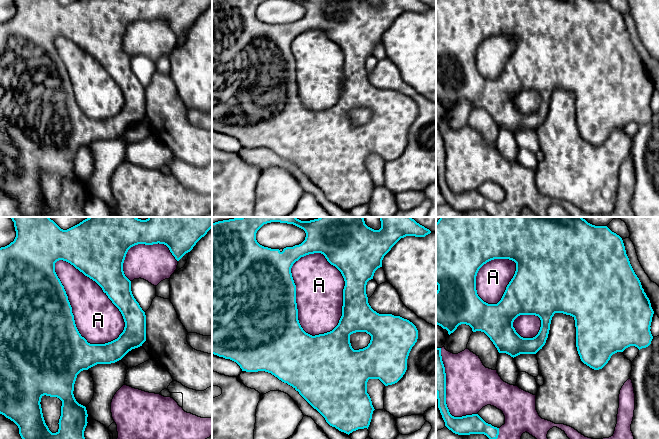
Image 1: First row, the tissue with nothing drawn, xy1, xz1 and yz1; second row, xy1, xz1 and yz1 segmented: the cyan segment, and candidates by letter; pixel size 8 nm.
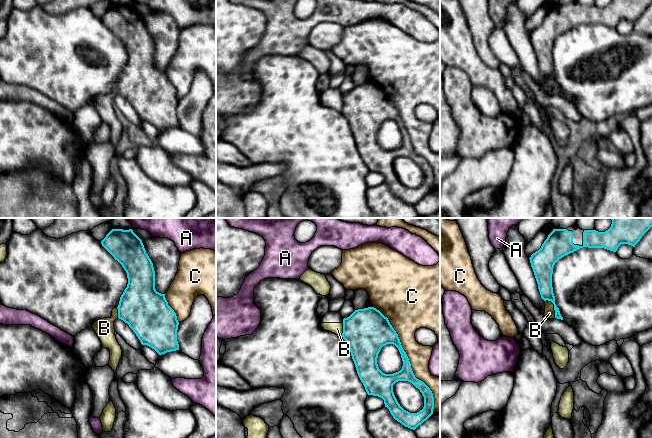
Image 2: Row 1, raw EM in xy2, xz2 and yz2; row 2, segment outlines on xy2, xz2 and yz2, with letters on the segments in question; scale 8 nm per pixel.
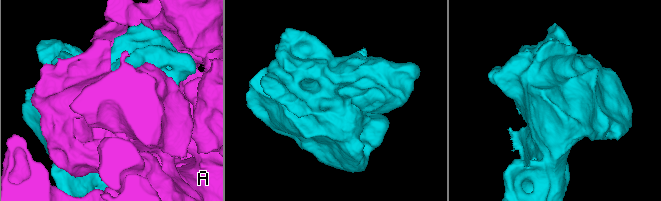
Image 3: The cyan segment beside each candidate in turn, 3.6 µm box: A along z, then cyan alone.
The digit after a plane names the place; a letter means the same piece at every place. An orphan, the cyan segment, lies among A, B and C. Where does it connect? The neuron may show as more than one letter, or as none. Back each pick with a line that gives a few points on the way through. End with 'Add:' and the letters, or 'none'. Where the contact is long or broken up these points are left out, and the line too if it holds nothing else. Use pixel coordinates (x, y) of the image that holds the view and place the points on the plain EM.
Add: A

